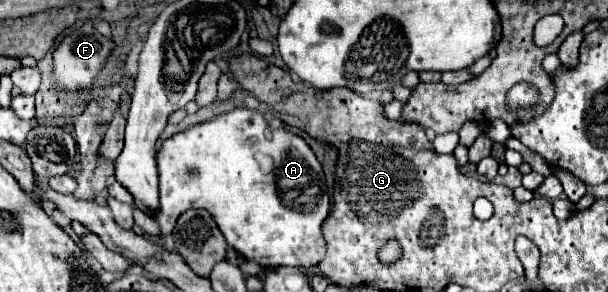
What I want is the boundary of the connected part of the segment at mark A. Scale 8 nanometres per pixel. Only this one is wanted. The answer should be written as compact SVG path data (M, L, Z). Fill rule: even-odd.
M237 108L229 114L221 114L211 122L193 126L165 140L157 162L159 162L161 206L155 220L159 222L163 236L171 234L177 218L185 210L203 208L215 218L227 244L233 246L243 258L259 262L263 268L275 266L311 268L323 260L325 240L321 236L321 222L327 218L331 202L321 164L303 138L285 132L283 128L271 130L261 114L255 114L247 108ZM259 154L273 158L273 172L265 174L261 170L261 164L257 160Z

